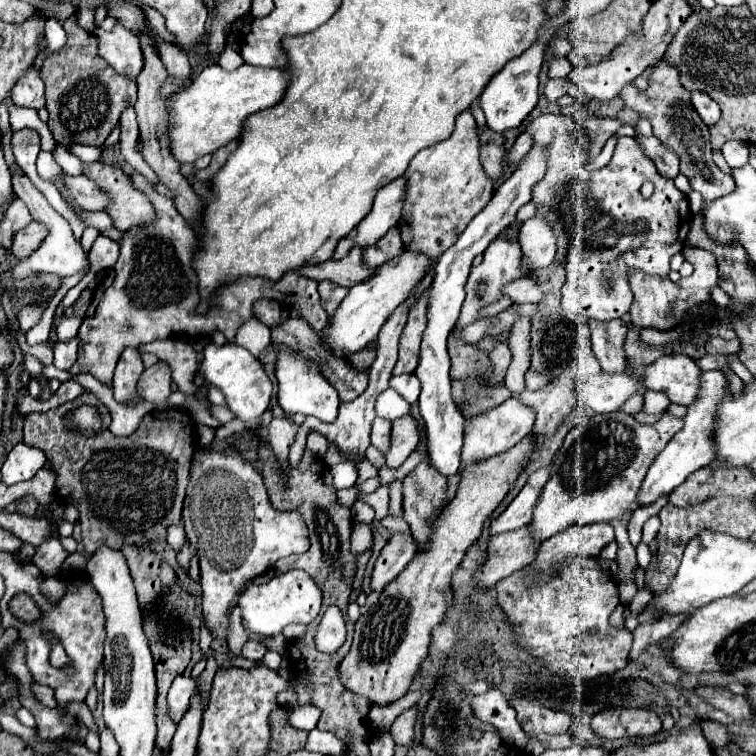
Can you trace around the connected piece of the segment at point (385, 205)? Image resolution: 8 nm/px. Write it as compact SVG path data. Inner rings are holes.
M406 176L396 178L378 190L370 214L358 224L358 246L370 246L382 238L402 216L402 206L406 200Z

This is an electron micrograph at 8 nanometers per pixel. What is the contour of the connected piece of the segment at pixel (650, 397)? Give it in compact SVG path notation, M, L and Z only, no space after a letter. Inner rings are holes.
M654 390L644 392L644 410L646 410L646 414L662 414L670 404L672 404L670 398L666 398L664 394L658 394Z

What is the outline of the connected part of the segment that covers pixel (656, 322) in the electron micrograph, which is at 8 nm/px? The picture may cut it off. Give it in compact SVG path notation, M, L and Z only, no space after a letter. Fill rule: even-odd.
M684 248L686 258L692 262L694 272L688 278L680 278L678 282L672 282L670 278L660 278L660 276L650 276L642 274L640 270L634 270L630 274L630 288L634 292L634 304L630 308L632 324L638 328L656 328L656 330L670 330L676 328L684 318L692 312L702 310L704 306L714 306L710 290L718 286L718 264L712 252L702 250L702 248ZM676 302L674 312L670 314L670 304Z

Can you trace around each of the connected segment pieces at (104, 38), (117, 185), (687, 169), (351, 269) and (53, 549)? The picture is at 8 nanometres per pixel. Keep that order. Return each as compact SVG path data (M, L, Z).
M116 24L112 32L94 30L98 38L100 56L114 68L118 74L126 78L138 78L142 72L142 48L138 46L138 36L134 36L130 30Z
M102 162L84 164L84 176L94 180L102 190L110 194L112 202L106 212L112 216L118 230L124 232L134 226L156 222L158 214L152 208L150 198L146 198L140 190L134 190L130 178L122 172L122 168L106 166Z
M664 58L658 60L658 64L652 66L652 74L648 78L648 88L640 90L634 84L628 84L622 88L620 98L624 104L634 110L640 118L648 118L656 138L670 150L674 150L680 156L680 172L690 178L690 184L694 190L698 190L704 196L704 206L724 194L730 194L734 190L734 178L724 174L712 160L712 146L710 146L710 130L698 118L692 102L692 92L686 90L680 82L678 68L670 66Z
M354 246L342 260L326 260L318 264L306 264L298 268L298 272L306 274L308 278L314 278L316 282L328 280L338 286L354 286L364 282L368 276L372 276L372 268L366 268L362 264L362 248Z
M50 538L48 542L44 542L36 548L32 562L42 570L42 574L56 576L58 570L62 568L62 560L66 560L66 556L68 556L68 552L62 548L62 544L58 540Z

